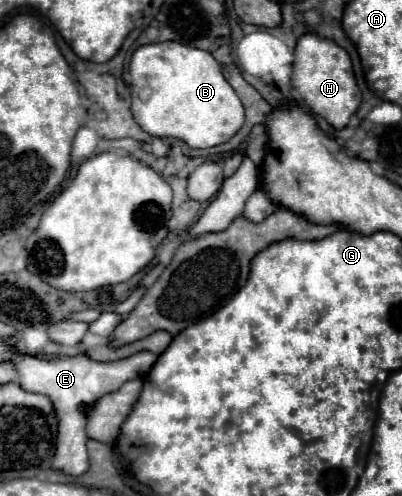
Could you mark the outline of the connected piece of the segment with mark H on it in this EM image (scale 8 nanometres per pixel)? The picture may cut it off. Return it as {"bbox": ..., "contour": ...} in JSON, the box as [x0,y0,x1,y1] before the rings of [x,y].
{"bbox":[292,34,362,130],"contour":[[[306,34],[296,44],[296,60],[292,66],[292,86],[302,96],[304,104],[310,112],[324,118],[336,130],[346,128],[350,116],[358,110],[362,102],[362,94],[356,86],[352,74],[352,62],[344,48],[334,44],[332,40],[320,38],[316,34]]]}

